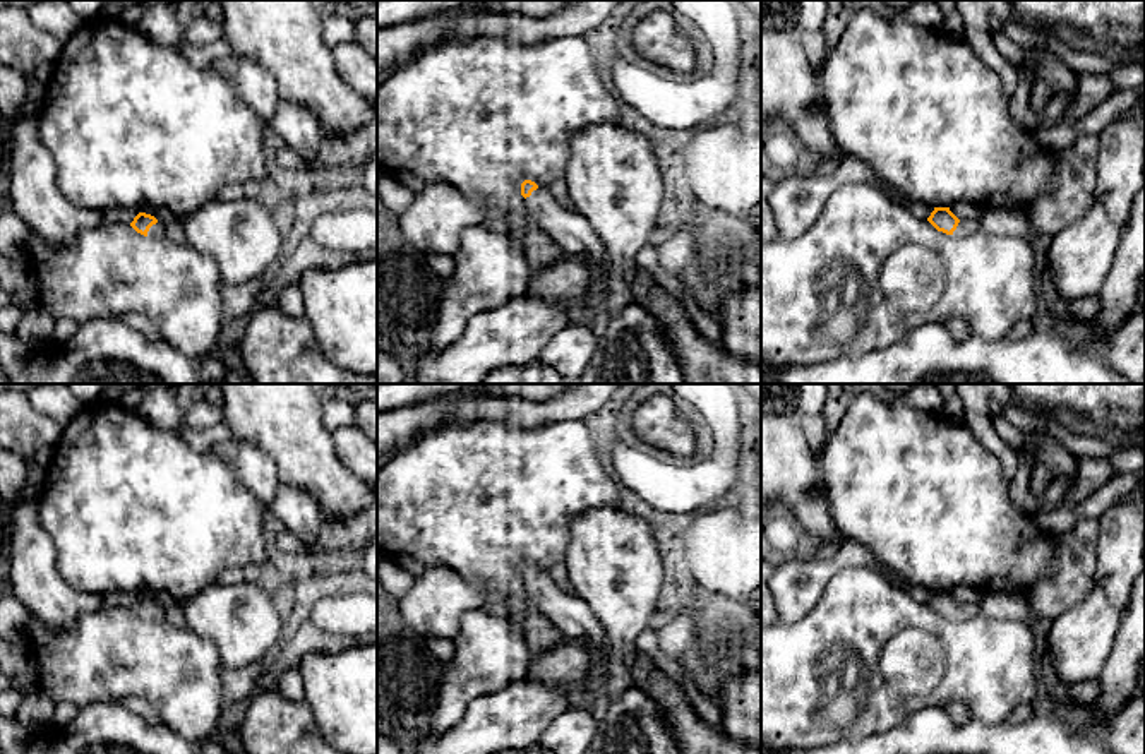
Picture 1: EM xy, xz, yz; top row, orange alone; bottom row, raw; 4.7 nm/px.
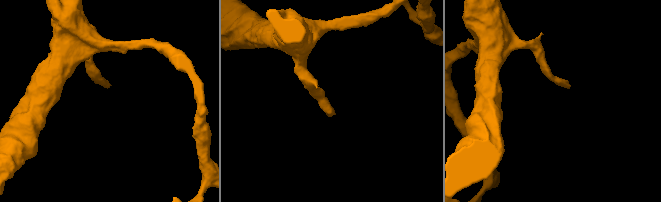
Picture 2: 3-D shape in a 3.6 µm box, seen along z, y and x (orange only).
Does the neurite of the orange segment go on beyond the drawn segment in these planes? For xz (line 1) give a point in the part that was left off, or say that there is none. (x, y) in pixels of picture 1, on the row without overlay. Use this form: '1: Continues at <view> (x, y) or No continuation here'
1: Continues at xz (571, 616)

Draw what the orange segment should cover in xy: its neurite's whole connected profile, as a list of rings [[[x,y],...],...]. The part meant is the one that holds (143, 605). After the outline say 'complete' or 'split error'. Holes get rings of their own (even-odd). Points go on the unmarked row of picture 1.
[[[139,596],[130,610],[144,619],[144,620],[163,620],[165,619],[165,608],[159,607],[154,600]]]; split error

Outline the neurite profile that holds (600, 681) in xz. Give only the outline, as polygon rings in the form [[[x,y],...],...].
[[[600,670],[600,673],[595,677],[593,684],[596,689],[596,703],[591,709],[591,715],[595,718],[595,723],[600,725],[602,720],[605,718],[605,713],[610,704],[608,689],[607,689],[607,684],[608,684],[607,673],[603,670]]]

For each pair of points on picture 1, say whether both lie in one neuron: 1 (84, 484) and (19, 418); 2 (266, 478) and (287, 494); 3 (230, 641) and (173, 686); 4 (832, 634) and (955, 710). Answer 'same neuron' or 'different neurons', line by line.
1: different neurons
2: different neurons
3: different neurons
4: different neurons

